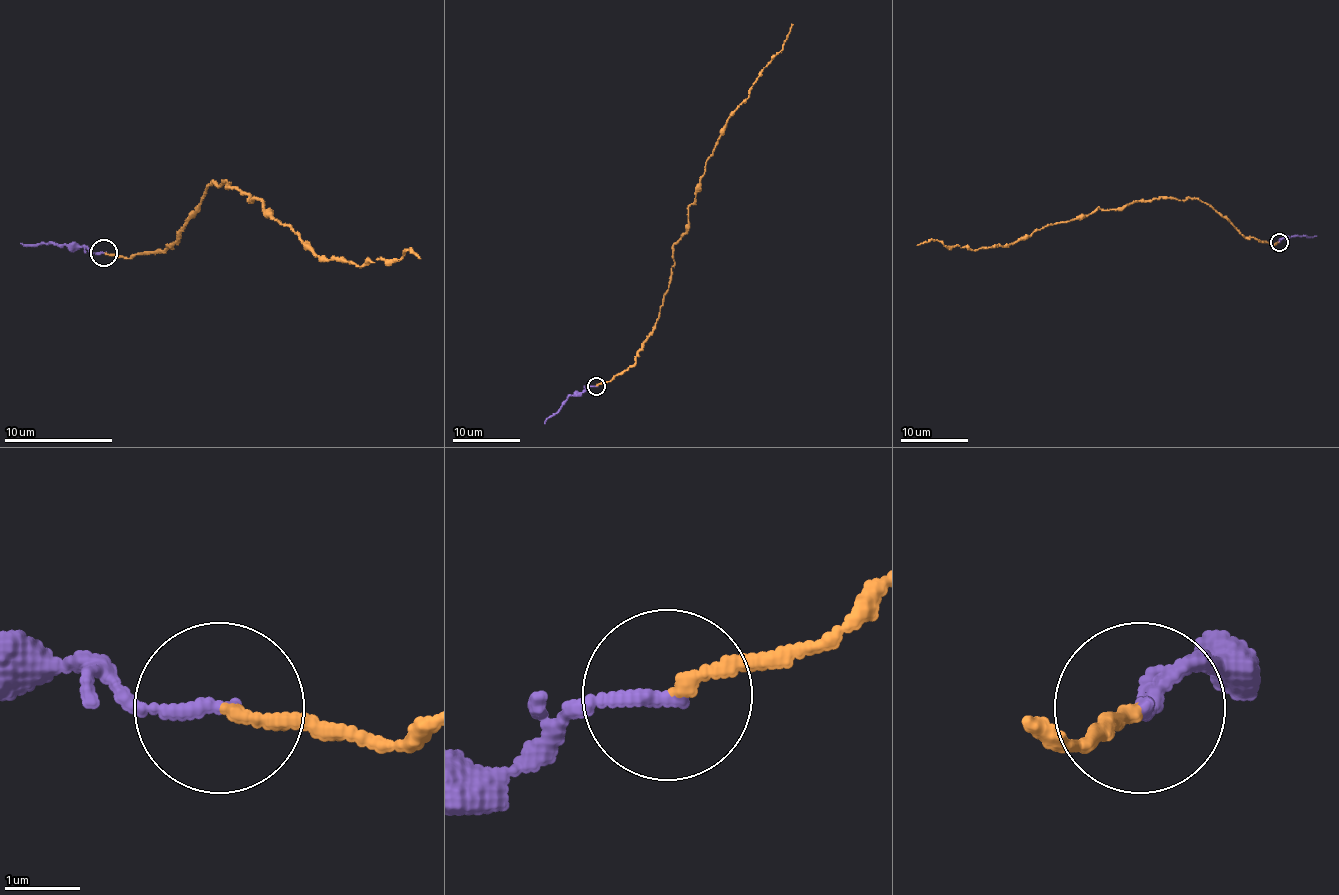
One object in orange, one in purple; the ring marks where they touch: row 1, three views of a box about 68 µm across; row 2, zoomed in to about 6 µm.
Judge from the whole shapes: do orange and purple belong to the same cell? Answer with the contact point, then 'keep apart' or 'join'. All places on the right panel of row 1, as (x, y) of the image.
at (1279, 242); join

